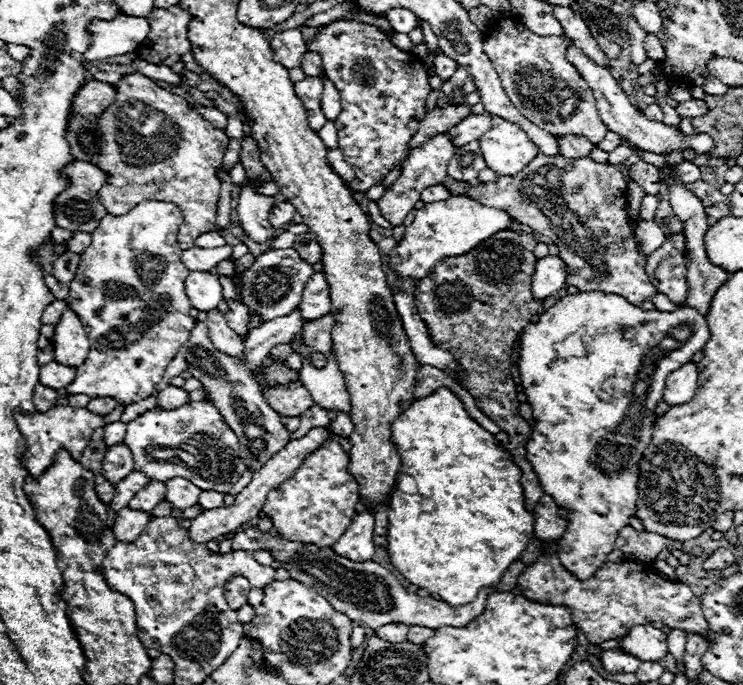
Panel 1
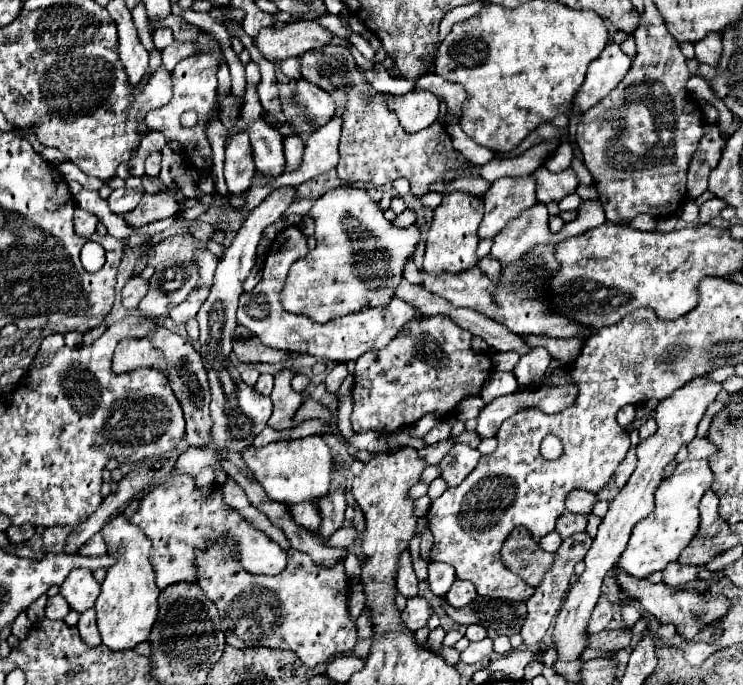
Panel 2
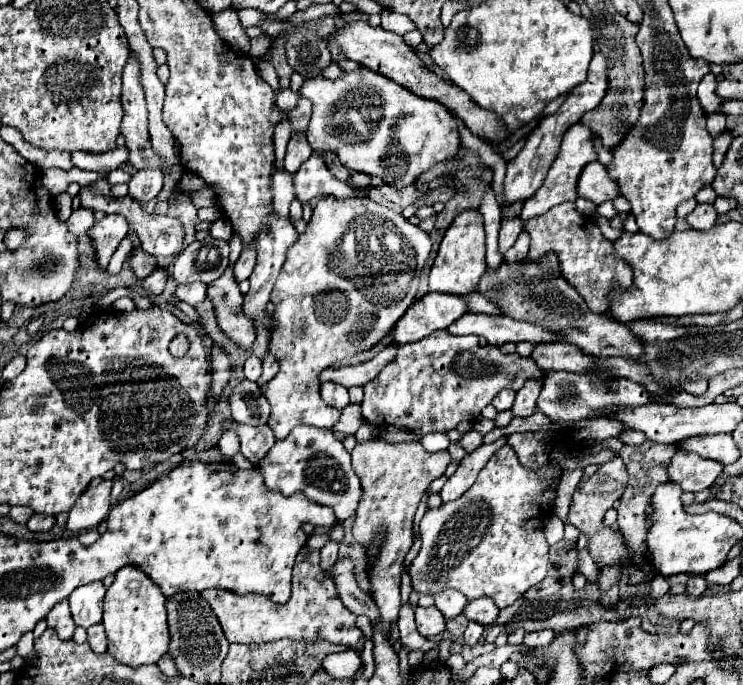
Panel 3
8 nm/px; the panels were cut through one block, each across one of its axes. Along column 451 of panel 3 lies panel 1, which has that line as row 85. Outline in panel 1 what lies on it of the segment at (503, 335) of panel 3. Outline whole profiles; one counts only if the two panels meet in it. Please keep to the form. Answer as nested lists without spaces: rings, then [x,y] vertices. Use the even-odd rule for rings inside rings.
[[[324,78],[324,84],[326,84],[326,90],[322,92],[322,112],[326,112],[328,120],[336,120],[338,114],[342,112],[340,94],[338,94],[338,90],[334,88],[334,84],[328,78]]]

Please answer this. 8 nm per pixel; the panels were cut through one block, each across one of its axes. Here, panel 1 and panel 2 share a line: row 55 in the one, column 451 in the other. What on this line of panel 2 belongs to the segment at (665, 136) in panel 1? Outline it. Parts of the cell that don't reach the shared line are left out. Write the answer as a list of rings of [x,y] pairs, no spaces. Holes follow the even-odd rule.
[[[430,562],[428,564],[428,584],[434,596],[444,596],[450,584],[456,580],[454,568],[446,566],[444,562]]]

